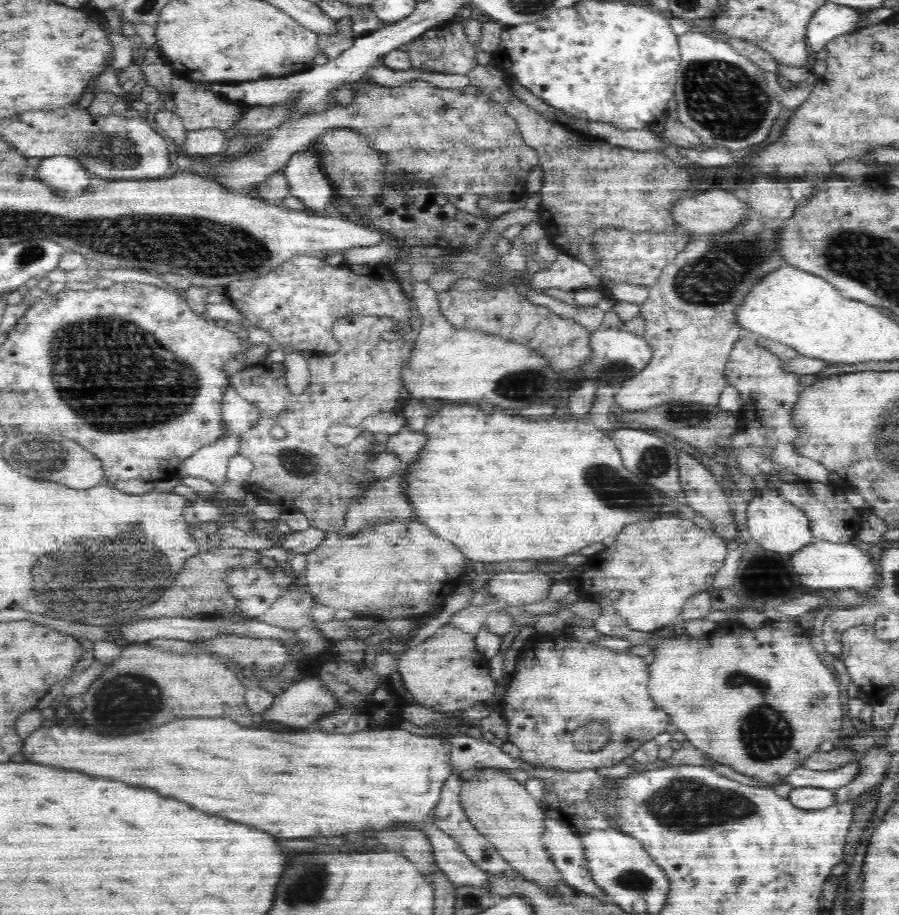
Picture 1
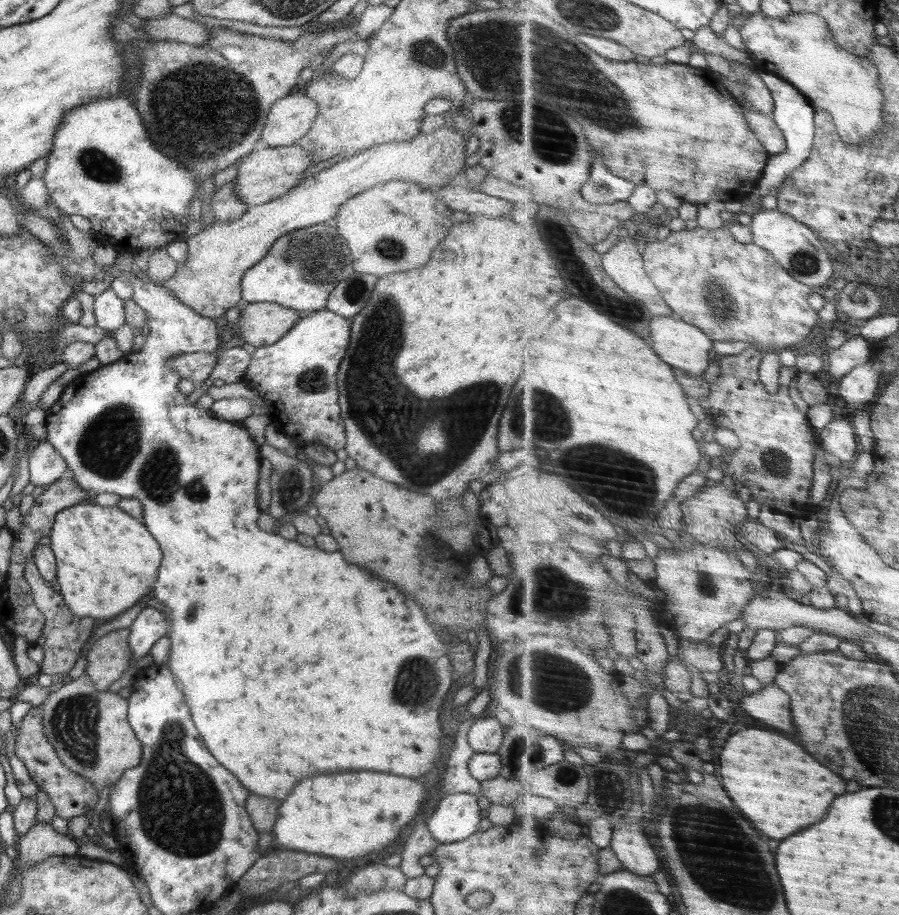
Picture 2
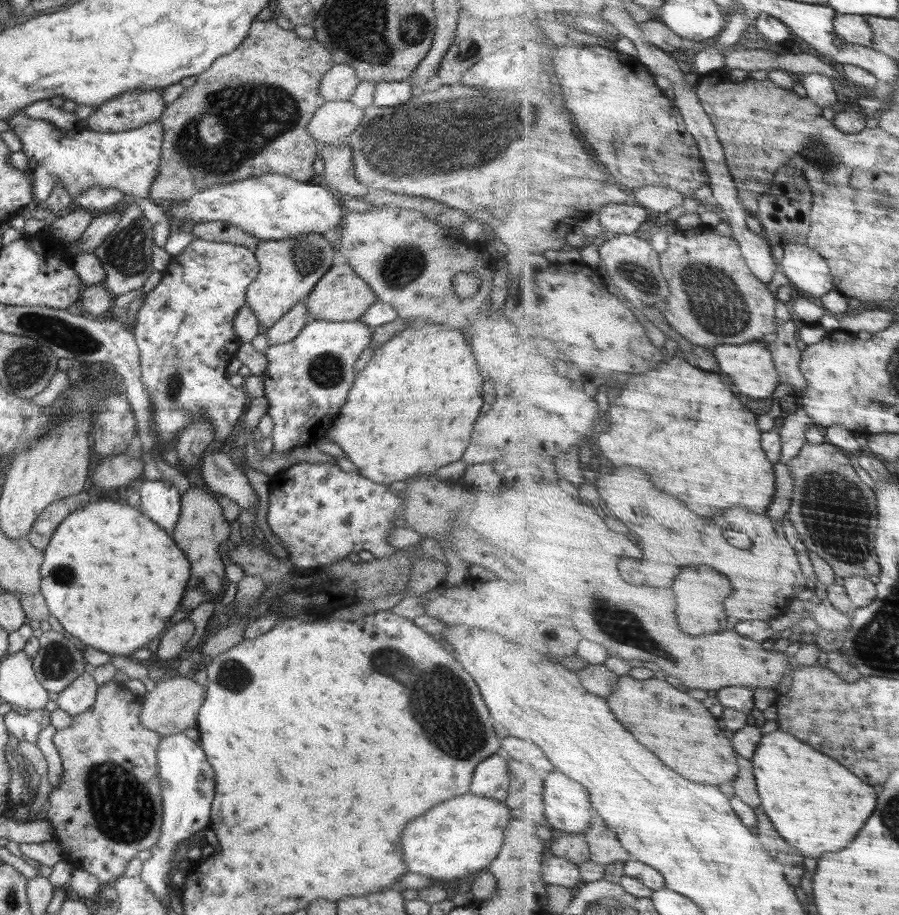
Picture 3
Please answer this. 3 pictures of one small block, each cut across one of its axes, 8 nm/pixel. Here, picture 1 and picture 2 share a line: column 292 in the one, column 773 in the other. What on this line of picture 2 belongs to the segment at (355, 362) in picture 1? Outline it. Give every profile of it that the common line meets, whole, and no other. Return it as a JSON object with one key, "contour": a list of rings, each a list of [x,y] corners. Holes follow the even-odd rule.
{"contour":[[[759,346],[748,347],[737,355],[718,357],[720,360],[721,374],[718,380],[711,384],[707,400],[700,402],[708,419],[712,421],[712,432],[718,428],[729,428],[735,432],[741,442],[741,447],[733,453],[725,453],[724,466],[726,472],[732,474],[736,482],[742,482],[744,486],[753,491],[753,500],[760,504],[770,505],[777,510],[782,510],[788,515],[798,516],[800,506],[808,506],[814,486],[814,462],[816,462],[816,446],[821,446],[822,437],[812,426],[808,414],[800,412],[796,402],[790,396],[790,384],[798,376],[798,367],[784,367],[781,370],[782,386],[780,392],[774,394],[767,389],[761,379],[761,366],[766,352]]]}

